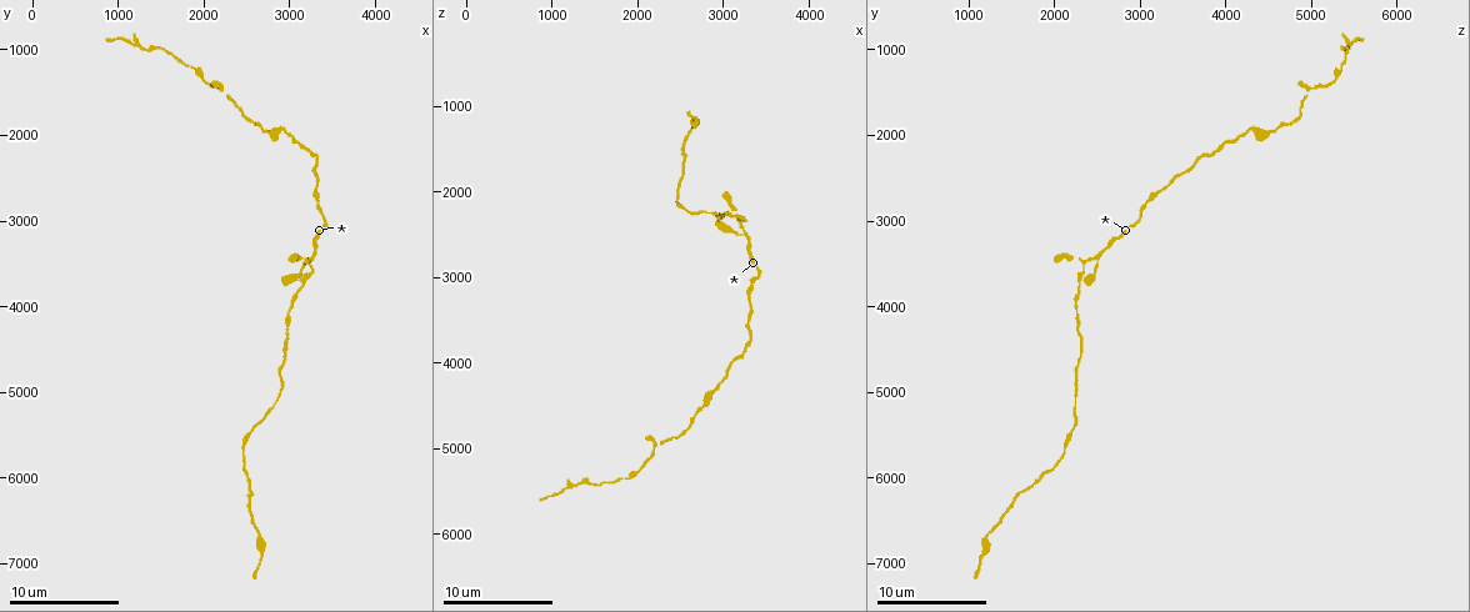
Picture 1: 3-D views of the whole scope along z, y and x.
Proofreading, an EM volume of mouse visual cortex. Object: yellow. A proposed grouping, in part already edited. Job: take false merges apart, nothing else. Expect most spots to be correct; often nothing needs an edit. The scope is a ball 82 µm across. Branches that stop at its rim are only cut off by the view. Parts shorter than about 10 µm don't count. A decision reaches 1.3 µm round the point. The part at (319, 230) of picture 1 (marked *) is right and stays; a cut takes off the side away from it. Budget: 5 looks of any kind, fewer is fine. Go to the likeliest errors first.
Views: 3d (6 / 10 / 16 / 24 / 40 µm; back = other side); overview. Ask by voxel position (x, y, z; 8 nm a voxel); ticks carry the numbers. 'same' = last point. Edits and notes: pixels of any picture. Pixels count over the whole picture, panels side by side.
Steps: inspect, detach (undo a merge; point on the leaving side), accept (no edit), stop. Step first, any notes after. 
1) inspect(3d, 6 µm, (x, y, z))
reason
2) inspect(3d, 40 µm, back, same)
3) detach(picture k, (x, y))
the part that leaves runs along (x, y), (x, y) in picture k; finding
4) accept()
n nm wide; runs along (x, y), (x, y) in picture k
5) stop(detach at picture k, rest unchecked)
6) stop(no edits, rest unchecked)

inspect(3d, 10 µm, (3250, 3550, 2350))
thin neck

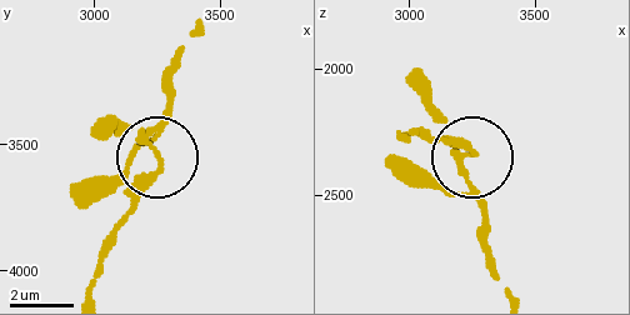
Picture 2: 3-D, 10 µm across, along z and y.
inspect(3d, 10 µm, back, (3260, 3550, 2350))
from behind

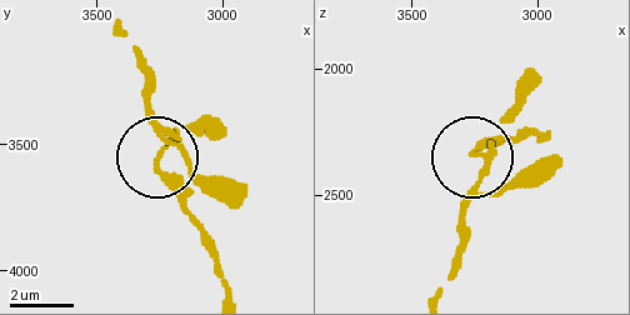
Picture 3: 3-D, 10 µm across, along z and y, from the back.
accept()
continuous, no second neuron

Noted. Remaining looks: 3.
inspect(3d, 10 µm, (3000, 4000, 2300))
a narrow waist

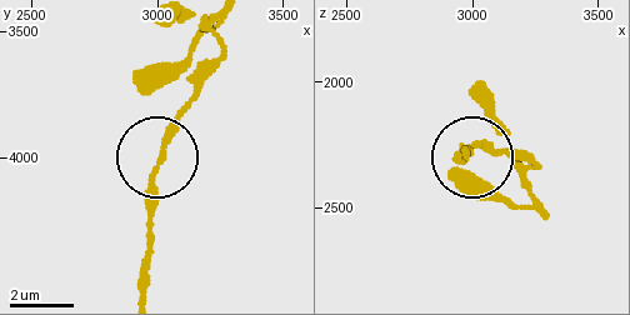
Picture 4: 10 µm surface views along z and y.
accept()
150 nm wide; runs along (211, 23), (220, 53), (158, 158), (148, 243) in picture 4; all the same neuron

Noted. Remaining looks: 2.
inspect(3d, 16 µm, (2700, 1900, 4550))
sudden change in width

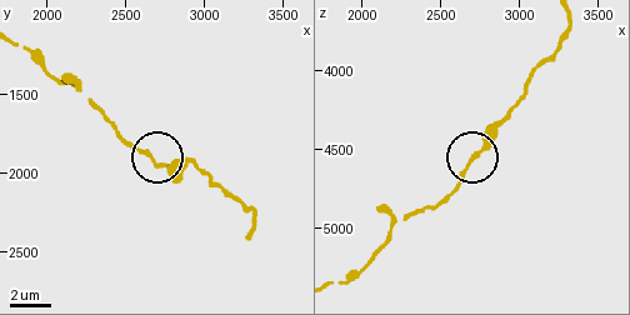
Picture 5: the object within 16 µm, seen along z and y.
inspect(3d, 16 µm, back, (2720, 1940, 4540))

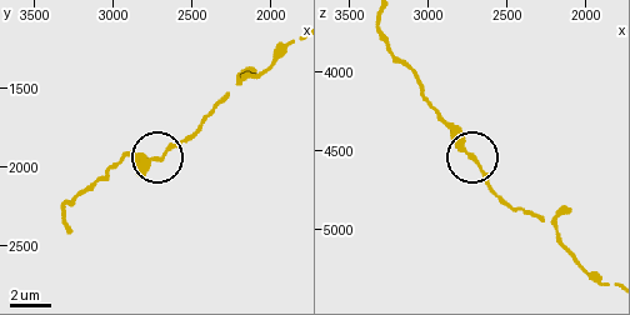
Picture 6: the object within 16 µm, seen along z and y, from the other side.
accept()
runs along (66, 224), (64, 204), (119, 159), (158, 159), (188, 135) in picture 6; continuous, no second neuron

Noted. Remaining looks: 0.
stop(no edits, rest unchecked)

